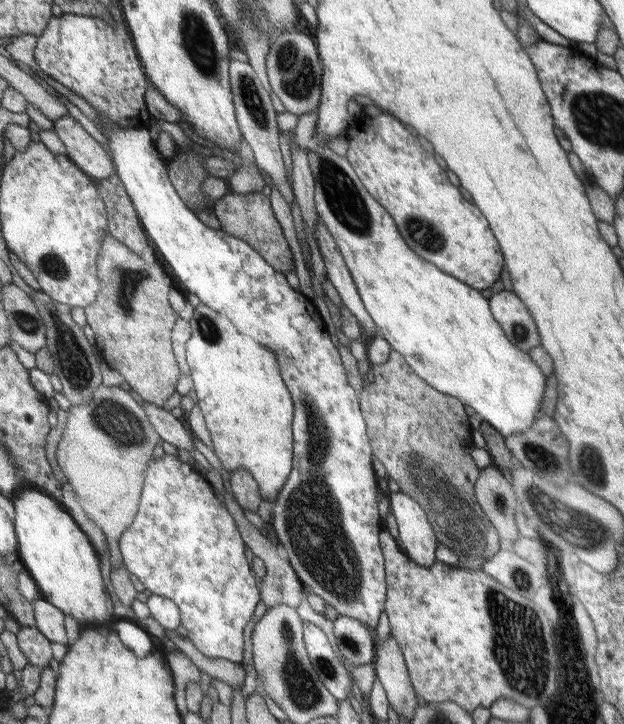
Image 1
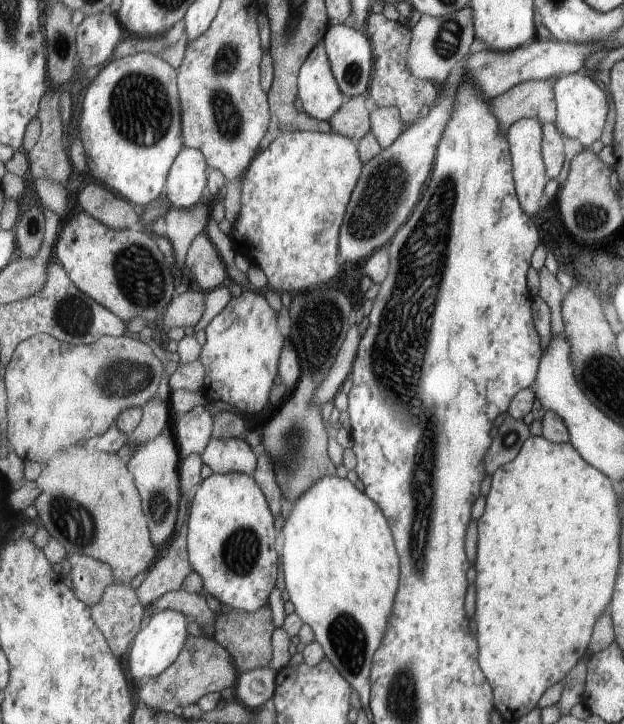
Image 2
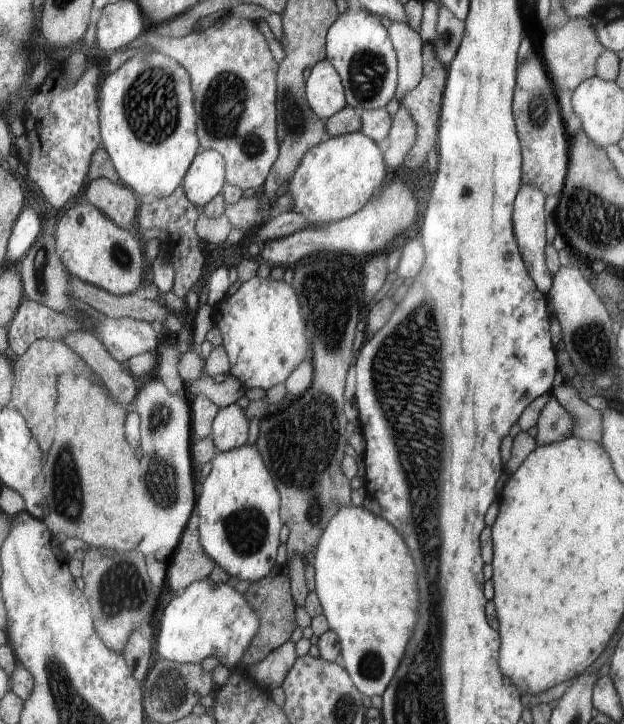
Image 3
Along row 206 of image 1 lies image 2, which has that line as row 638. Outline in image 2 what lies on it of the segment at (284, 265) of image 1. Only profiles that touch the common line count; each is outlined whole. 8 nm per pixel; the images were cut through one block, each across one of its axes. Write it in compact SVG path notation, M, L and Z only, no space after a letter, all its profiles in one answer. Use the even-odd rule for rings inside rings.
M267 603L253 612L239 611L230 606L221 605L220 611L215 614L211 638L217 644L225 646L225 650L232 654L237 670L245 672L257 667L266 667L267 662L271 660L271 642L269 642L271 632L273 632L273 624L271 624L271 612Z

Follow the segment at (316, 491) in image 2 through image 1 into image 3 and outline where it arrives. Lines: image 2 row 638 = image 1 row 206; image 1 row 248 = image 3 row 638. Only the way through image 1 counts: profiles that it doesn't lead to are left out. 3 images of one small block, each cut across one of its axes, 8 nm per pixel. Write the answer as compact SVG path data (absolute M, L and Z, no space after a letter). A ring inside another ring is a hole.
M350 505L339 506L337 513L329 518L321 537L317 538L313 558L313 590L328 630L337 636L345 670L357 691L369 697L379 696L395 674L417 620L417 576L409 550L389 522L362 506Z

